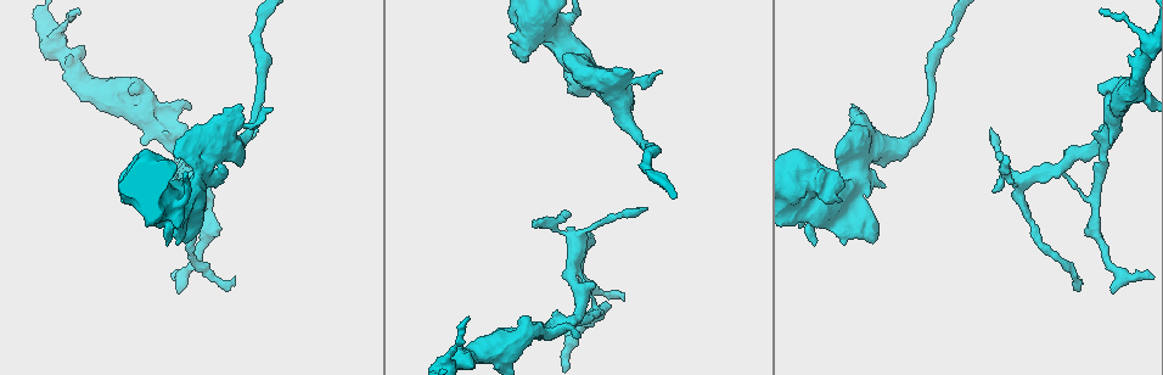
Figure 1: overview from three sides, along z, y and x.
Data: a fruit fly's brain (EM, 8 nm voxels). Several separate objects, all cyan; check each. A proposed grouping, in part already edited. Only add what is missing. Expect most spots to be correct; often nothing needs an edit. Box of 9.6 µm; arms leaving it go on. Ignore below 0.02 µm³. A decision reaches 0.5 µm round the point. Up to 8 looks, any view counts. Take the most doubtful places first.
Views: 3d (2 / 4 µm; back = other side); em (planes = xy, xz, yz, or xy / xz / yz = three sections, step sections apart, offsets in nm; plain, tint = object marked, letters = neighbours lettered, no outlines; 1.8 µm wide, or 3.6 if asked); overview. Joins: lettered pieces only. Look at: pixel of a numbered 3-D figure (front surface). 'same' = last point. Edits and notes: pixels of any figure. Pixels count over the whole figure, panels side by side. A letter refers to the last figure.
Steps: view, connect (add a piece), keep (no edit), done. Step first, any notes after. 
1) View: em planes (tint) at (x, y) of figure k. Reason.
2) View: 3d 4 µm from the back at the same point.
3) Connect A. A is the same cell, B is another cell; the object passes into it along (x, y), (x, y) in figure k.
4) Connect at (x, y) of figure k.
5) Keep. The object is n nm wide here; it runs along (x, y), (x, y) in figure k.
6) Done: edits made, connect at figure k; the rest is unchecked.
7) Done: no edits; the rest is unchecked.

View: em planes (letters) at (271, 110) of figure 1. Free end.

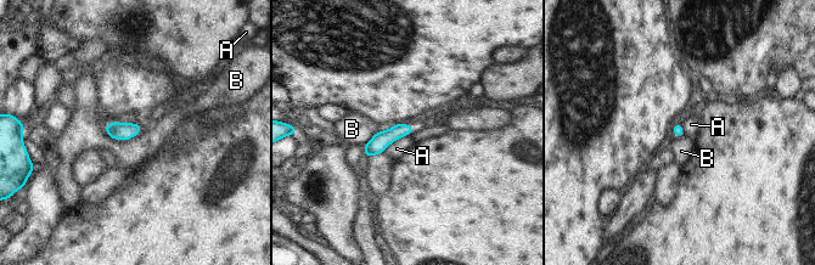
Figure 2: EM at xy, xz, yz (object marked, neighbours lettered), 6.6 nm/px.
Keep. A and B are other cells; a border runs along (141, 127), (128, 139), (104, 131) in figure 2; no lettered piece goes on from it.

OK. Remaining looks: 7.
View: em 3.6 µm xz step 8 (letters) at (886, 186) of figure 1. Stops while still wide.

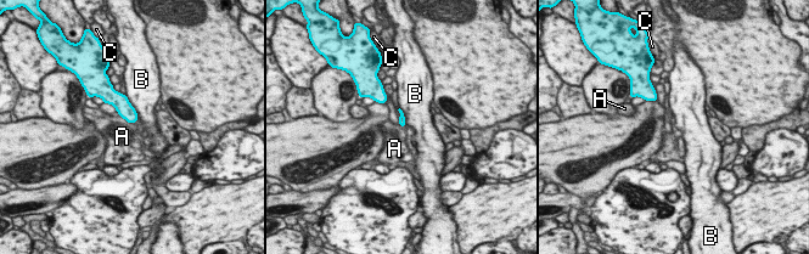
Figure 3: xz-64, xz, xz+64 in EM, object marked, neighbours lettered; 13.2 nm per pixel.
Keep. The longest contact is with B, 380 nm; A, B and C are other cells; no lettered piece goes on from it.

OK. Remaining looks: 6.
View: em planes (plain) at (235, 276) of figure 1. End of a long branch.

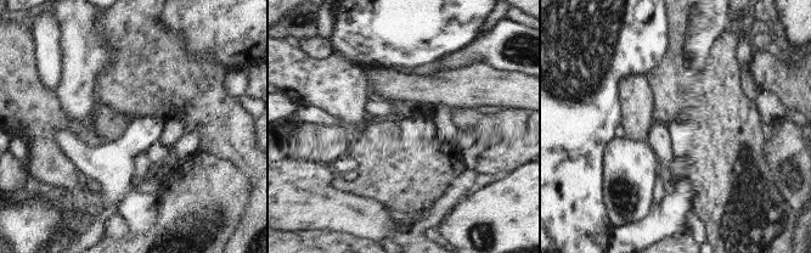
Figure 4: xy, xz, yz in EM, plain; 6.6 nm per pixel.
View: em planes (letters) at the same point. See the neighbours.

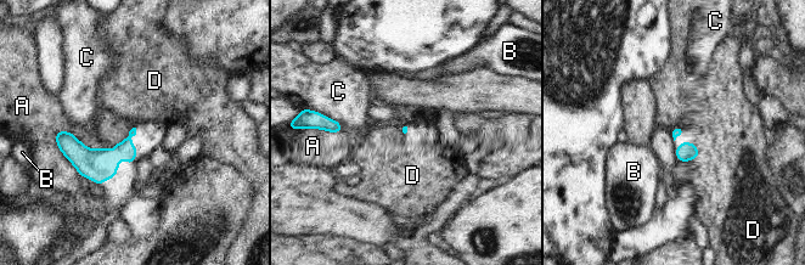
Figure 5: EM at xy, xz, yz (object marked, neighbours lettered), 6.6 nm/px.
Keep. A, B, C and D are other cells; a border runs along (135, 127), (135, 158), (101, 185) in figure 5; no lettered piece goes on from it.

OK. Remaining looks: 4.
Done: no edits; the rest is unchecked.

